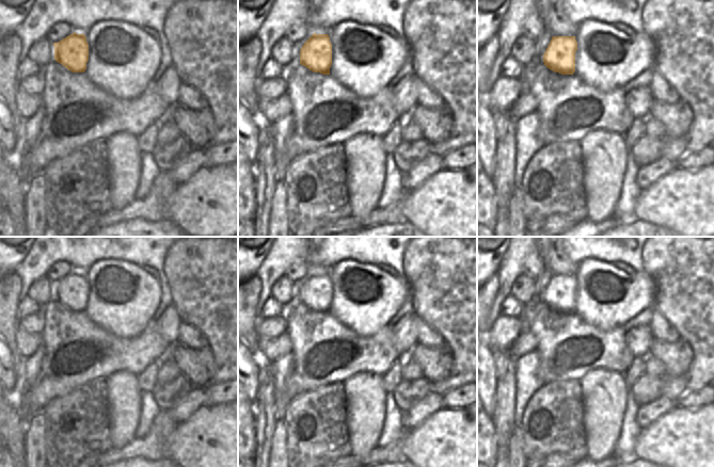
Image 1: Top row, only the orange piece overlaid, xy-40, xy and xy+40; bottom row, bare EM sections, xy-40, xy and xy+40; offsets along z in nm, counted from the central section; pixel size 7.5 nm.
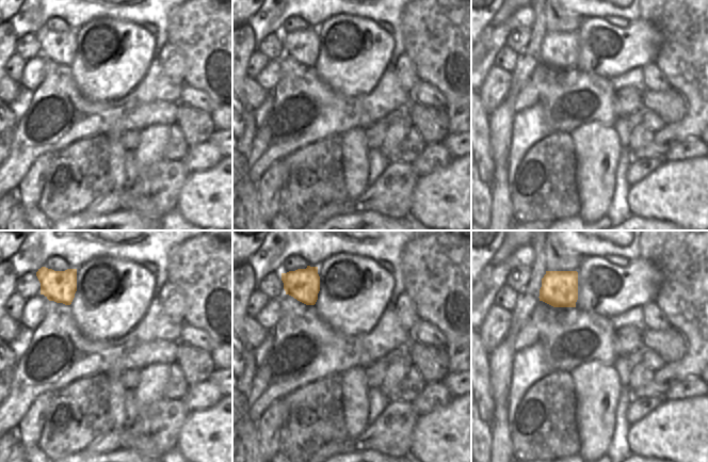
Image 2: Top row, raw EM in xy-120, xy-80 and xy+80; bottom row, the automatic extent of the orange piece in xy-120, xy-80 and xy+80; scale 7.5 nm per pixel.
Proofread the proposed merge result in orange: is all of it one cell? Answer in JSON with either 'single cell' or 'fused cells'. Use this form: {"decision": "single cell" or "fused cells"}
{"decision": "single cell"}

